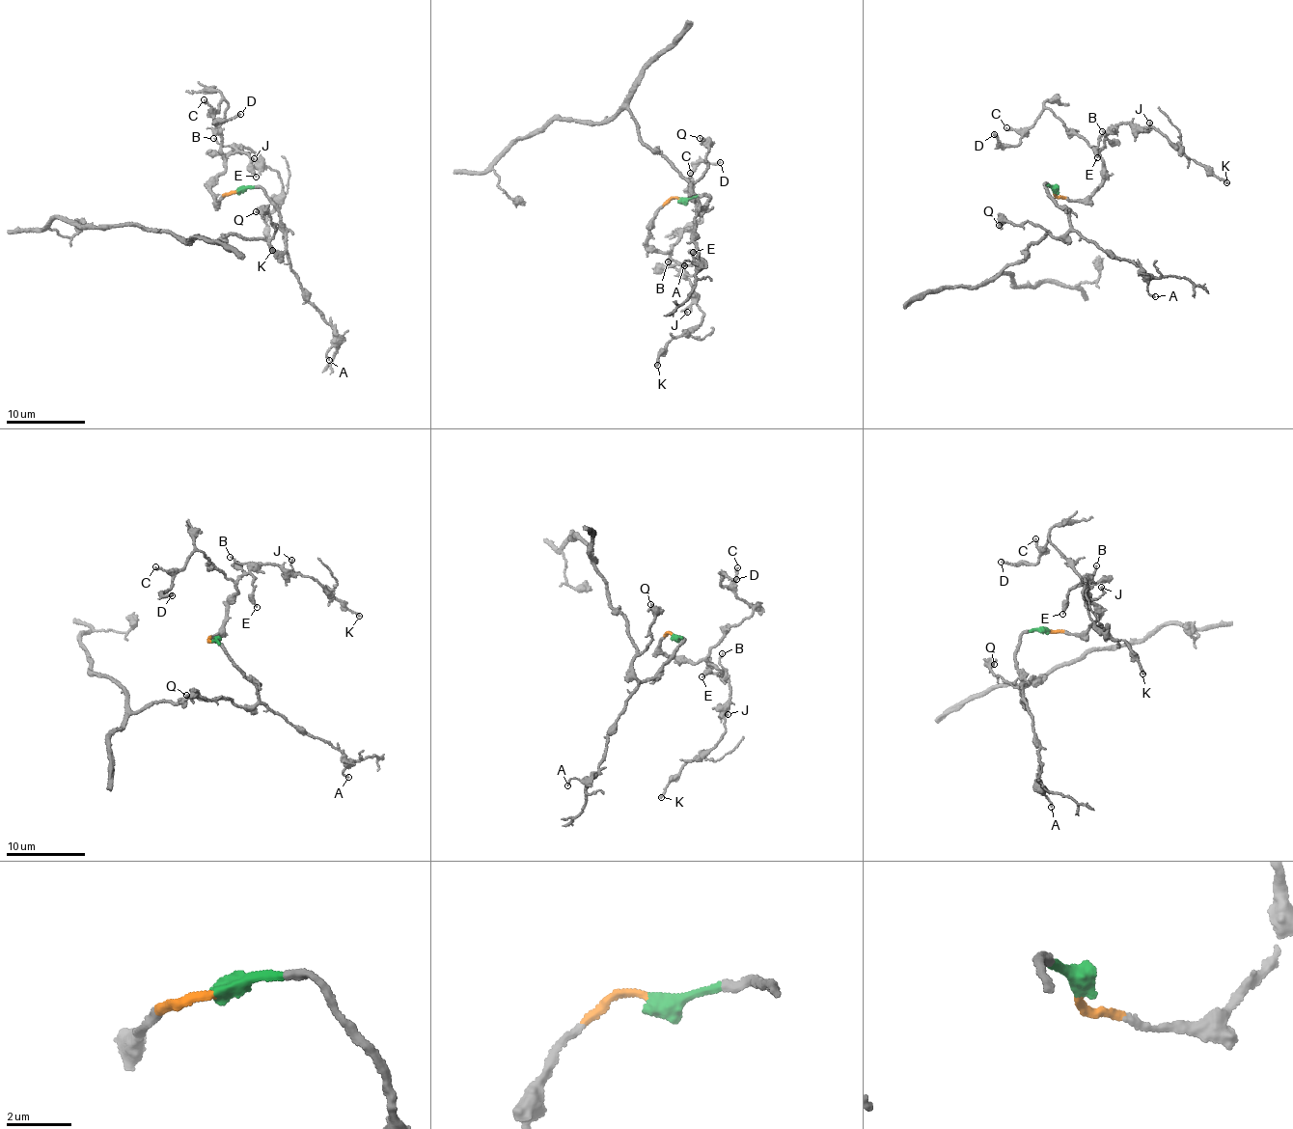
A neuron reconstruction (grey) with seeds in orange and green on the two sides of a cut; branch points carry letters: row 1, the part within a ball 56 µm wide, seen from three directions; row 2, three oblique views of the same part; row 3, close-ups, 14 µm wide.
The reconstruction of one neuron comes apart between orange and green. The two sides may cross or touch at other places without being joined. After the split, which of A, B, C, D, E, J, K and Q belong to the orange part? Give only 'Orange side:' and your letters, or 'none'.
Orange side: B, C, D, E, J, K

